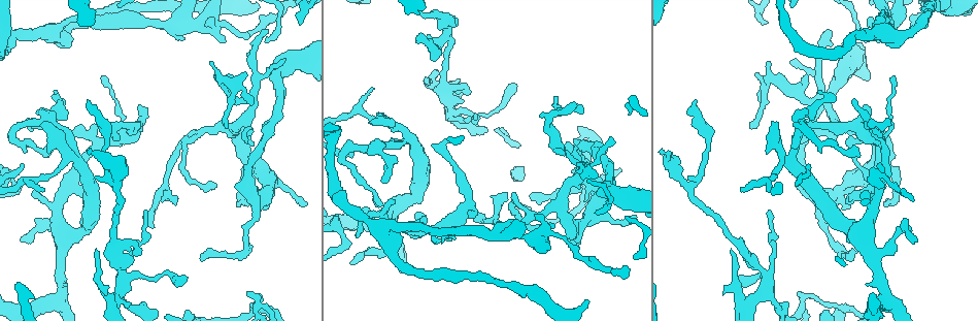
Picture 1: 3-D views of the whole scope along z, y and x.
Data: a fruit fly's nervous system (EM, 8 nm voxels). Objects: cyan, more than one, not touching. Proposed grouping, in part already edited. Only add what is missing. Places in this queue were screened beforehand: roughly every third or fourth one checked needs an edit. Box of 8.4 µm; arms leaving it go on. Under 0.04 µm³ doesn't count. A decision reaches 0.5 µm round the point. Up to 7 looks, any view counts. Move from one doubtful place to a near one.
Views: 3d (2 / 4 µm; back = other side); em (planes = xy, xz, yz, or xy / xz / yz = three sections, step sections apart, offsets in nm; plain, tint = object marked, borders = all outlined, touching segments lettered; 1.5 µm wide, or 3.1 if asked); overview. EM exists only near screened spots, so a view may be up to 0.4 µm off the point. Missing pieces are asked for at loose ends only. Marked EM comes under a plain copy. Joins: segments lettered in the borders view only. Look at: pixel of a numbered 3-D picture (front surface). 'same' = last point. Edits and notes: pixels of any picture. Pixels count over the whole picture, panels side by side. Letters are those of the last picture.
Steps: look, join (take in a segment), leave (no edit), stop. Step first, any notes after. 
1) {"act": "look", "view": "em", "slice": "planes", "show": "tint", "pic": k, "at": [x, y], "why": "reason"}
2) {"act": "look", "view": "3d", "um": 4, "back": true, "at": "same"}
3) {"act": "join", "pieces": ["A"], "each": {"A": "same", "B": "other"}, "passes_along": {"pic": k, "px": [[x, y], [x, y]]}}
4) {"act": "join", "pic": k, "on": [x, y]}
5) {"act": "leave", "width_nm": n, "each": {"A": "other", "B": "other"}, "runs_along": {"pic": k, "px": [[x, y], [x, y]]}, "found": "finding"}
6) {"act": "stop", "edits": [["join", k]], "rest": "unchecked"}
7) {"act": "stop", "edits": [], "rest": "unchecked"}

{"act": "look", "view": "em", "slice": "planes", "show": "borders", "pic": 1, "at": [830, 35]}

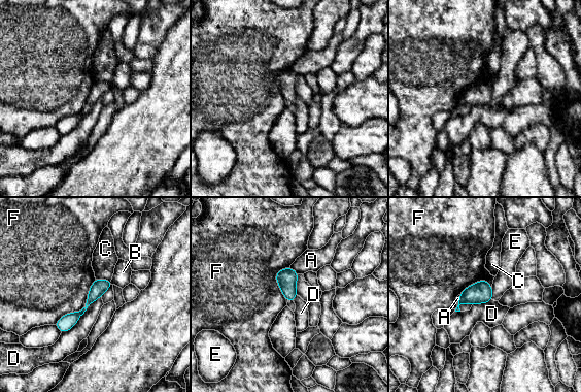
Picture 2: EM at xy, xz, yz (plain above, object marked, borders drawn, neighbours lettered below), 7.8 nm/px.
{"act": "leave", "longest_contact_nm": ["F", 480], "each": {"A": "other", "B": "other", "C": "other", "D": "other", "E": "other", "F": "other"}, "runs_along": {"pic": 2, "px": [[108, 283], [79, 314], [59, 325]]}, "found": "no lettered segment goes on from it"}

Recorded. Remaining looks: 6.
{"act": "look", "view": "em", "slice": "yz", "step": 4, "show": "borders", "pic": 1, "at": [575, 151], "why": "tapers out"}

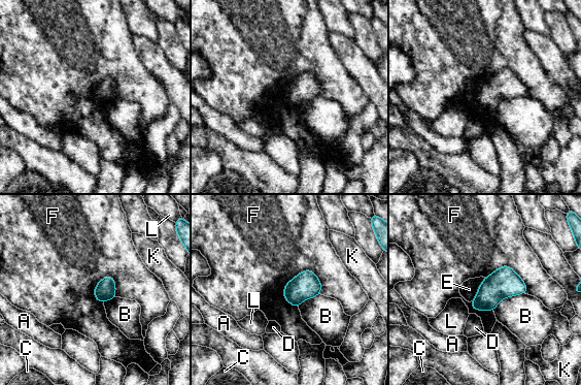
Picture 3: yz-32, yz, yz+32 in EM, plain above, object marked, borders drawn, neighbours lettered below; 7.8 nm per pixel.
{"act": "look", "view": "em", "slice": "planes", "show": "borders", "at": "same"}

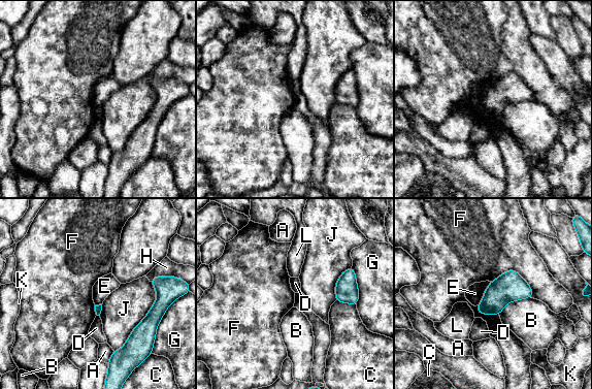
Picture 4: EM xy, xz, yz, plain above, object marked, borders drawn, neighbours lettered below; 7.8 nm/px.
{"act": "leave", "each": {"A": "other", "B": "other", "C": "other", "D": "other", "E": "other", "F": "other", "G": "other", "H": "other", "J": "other", "K": "other", "L": "other"}, "border": {"pic": 4, "px": [[152, 282], [156, 301], [113, 351]]}, "found": "no lettered segment goes on from it"}

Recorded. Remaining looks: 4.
{"act": "look", "view": "em", "slice": "planes", "show": "borders", "pic": 1, "at": [87, 100], "why": "thin end"}

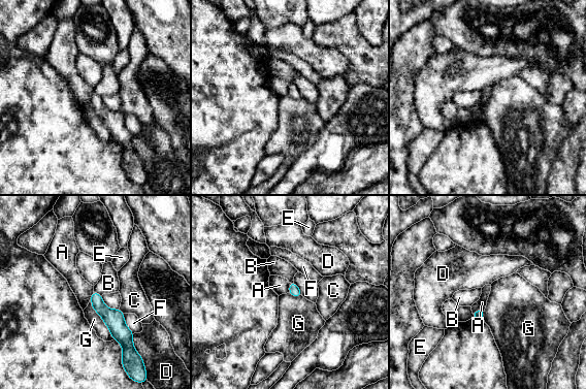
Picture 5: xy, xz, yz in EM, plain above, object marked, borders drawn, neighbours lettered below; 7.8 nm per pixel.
{"act": "leave", "each": {"A": "other", "B": "other", "C": "other", "D": "other", "E": "other", "F": "other", "G": "other"}, "found": "no lettered segment goes on from it"}

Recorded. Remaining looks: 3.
{"act": "stop", "edits": [], "rest": "unchecked"}

